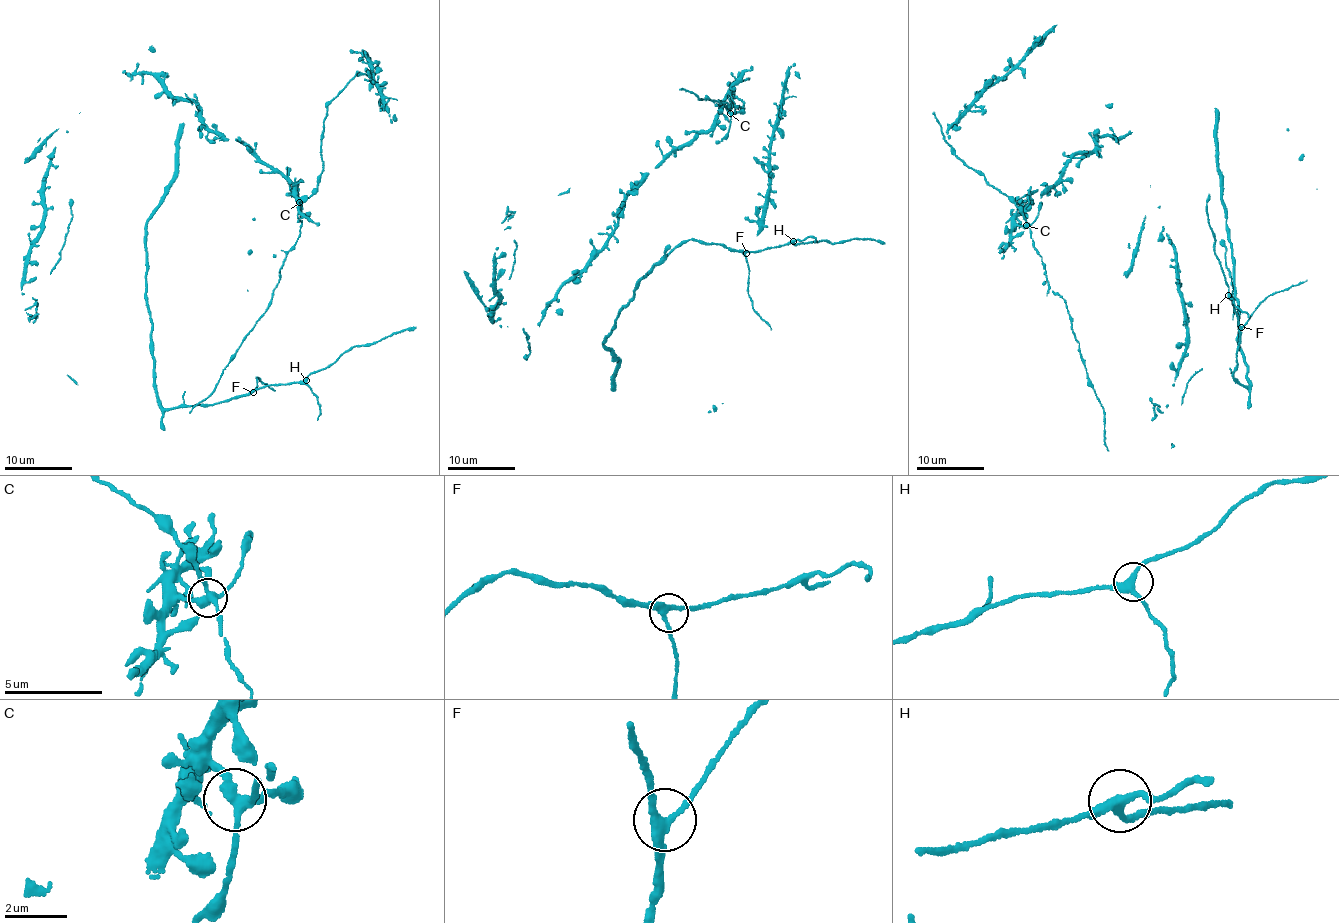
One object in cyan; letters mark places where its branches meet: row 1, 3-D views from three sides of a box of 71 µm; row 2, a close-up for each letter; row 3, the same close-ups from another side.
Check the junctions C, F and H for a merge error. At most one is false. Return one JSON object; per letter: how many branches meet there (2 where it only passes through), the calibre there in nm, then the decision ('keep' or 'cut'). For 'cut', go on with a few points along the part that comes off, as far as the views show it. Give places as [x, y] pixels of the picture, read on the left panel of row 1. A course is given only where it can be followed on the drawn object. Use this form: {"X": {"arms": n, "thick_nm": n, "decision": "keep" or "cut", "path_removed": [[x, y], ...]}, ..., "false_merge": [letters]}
{"C": {"arms": 4, "thick_nm": 300, "decision": "keep"}, "F": {"arms": 3, "thick_nm": 280, "decision": "keep"}, "H": {"arms": 3, "thick_nm": 300, "decision": "keep"}, "false_merge": []}

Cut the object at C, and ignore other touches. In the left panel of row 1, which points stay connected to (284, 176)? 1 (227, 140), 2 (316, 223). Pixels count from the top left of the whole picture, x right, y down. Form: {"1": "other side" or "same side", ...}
{"1": "other side", "2": "same side"}

